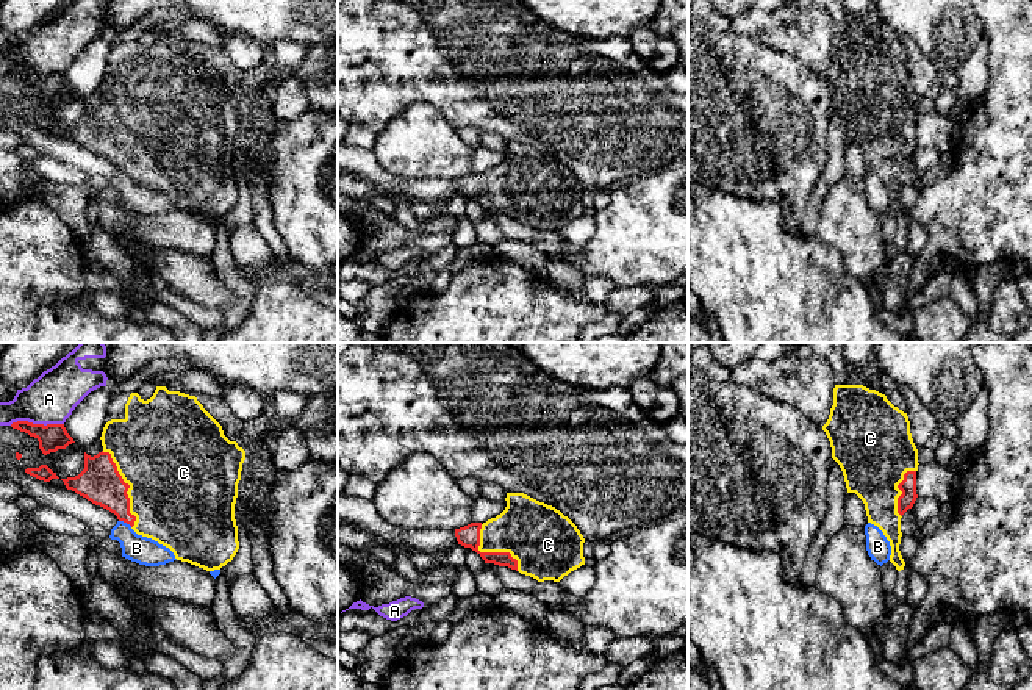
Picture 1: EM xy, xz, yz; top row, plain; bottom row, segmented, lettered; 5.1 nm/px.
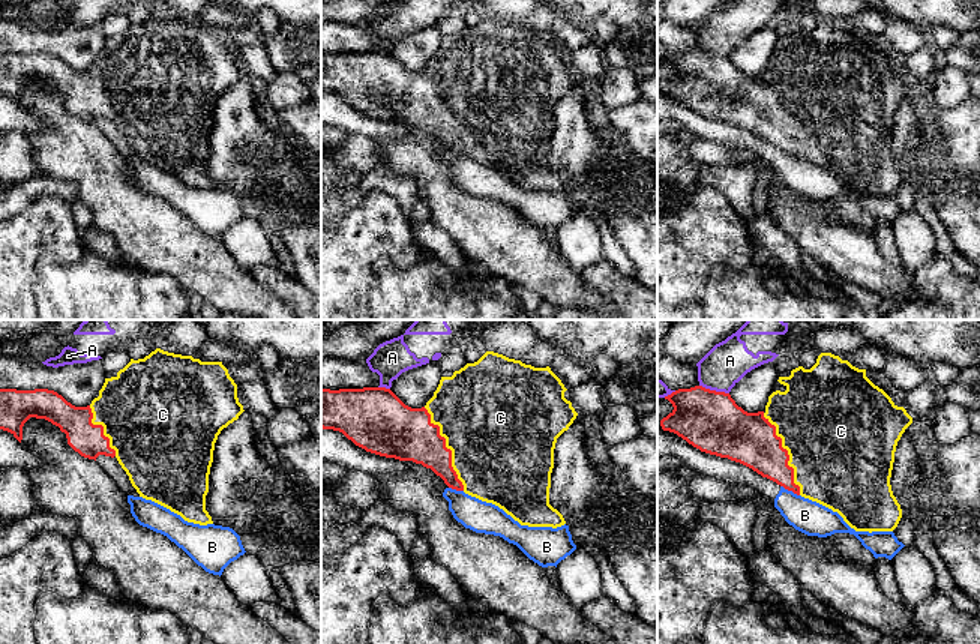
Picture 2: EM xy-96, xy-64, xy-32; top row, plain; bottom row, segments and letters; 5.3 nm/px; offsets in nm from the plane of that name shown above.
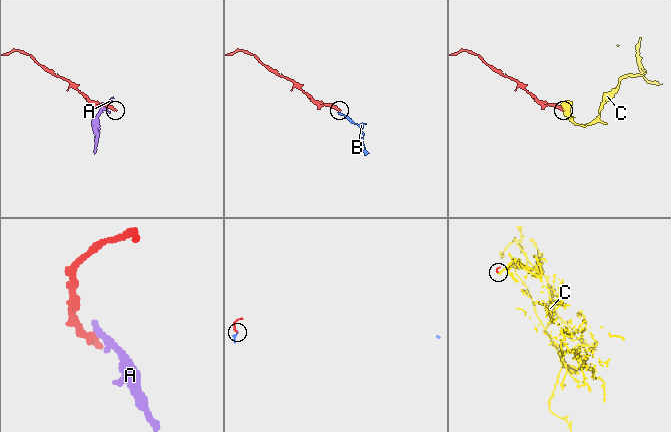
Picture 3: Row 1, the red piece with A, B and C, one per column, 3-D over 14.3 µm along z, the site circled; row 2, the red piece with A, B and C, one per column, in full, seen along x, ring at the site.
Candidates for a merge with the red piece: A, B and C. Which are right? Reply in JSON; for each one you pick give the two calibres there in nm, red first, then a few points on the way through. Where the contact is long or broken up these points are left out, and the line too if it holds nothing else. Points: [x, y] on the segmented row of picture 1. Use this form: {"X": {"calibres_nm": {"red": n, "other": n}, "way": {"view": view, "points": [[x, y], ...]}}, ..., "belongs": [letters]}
{"C": {"calibres_nm": {"red": 220, "other": 500}}, "belongs": ["C"]}

